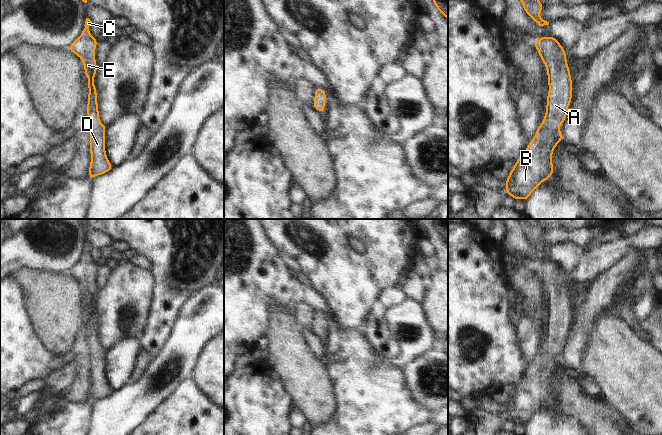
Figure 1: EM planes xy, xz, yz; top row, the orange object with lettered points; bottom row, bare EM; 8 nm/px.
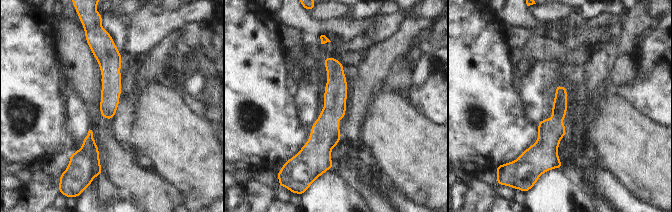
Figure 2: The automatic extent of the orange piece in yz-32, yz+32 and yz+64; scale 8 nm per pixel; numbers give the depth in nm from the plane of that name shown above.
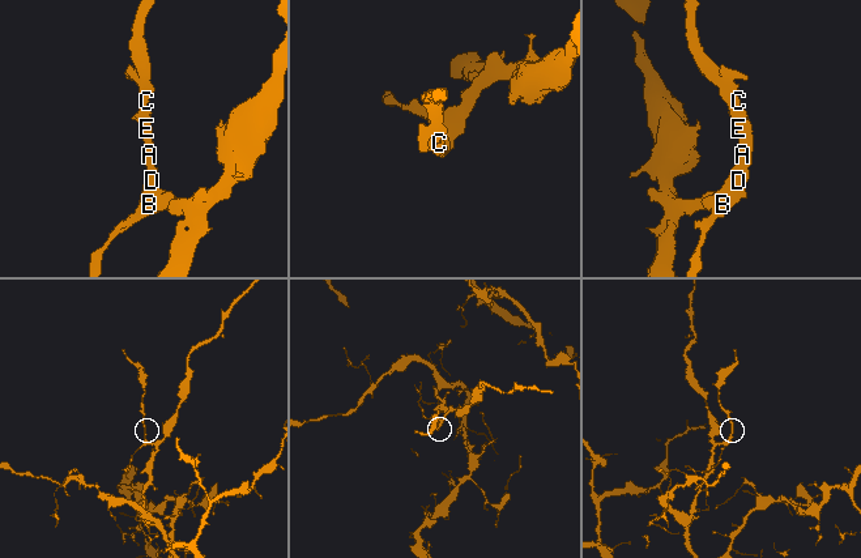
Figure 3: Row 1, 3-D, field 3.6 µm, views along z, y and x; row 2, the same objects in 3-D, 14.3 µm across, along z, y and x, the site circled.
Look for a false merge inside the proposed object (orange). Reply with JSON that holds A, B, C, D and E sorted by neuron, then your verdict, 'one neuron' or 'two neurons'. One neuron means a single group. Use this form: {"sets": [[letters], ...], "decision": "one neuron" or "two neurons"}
{"sets": [["A", "B", "C", "D", "E"]], "decision": "one neuron"}

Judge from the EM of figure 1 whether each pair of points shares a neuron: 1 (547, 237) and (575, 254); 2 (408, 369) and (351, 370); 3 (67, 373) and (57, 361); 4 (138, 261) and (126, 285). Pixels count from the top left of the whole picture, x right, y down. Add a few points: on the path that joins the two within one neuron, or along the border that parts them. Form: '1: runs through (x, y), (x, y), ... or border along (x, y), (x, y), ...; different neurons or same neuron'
1: border along (580, 245), (567, 241), (556, 243), (549, 247); different neurons
2: border along (401, 367), (406, 386), (410, 391); different neurons
3: border along (65, 363), (56, 371); different neurons
4: border along (128, 261), (150, 271); different neurons

